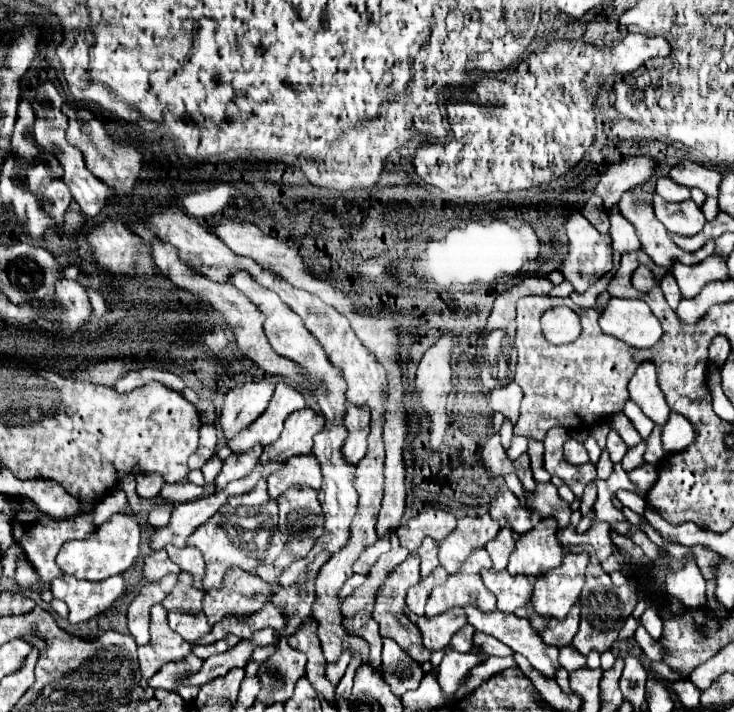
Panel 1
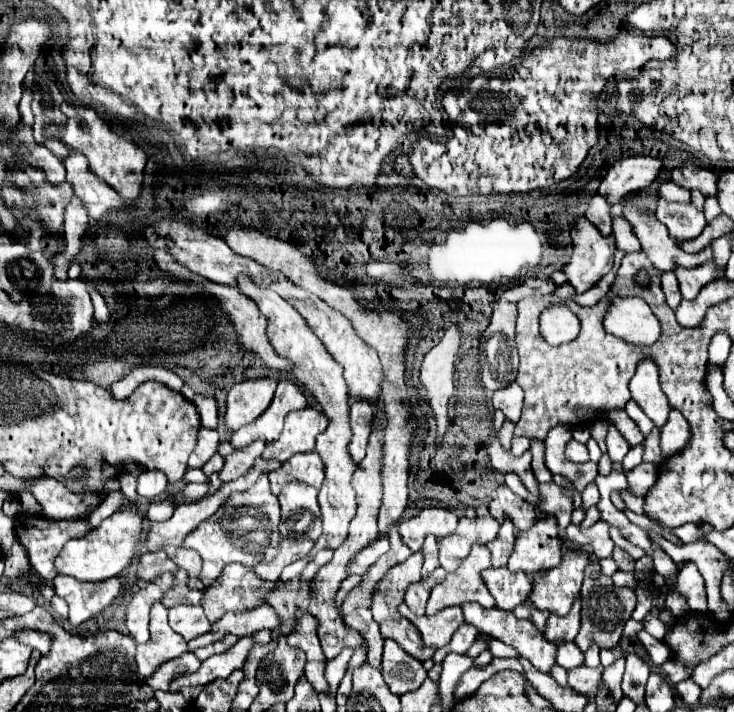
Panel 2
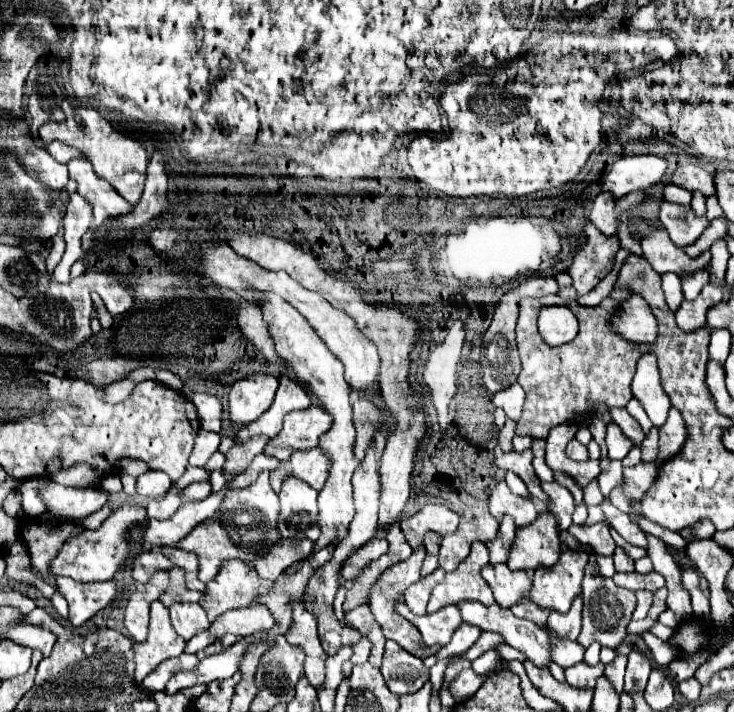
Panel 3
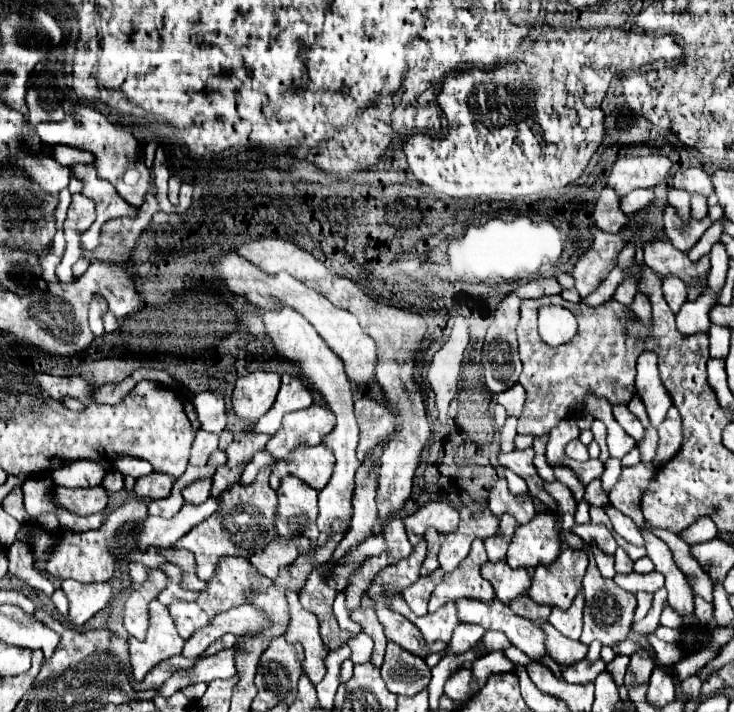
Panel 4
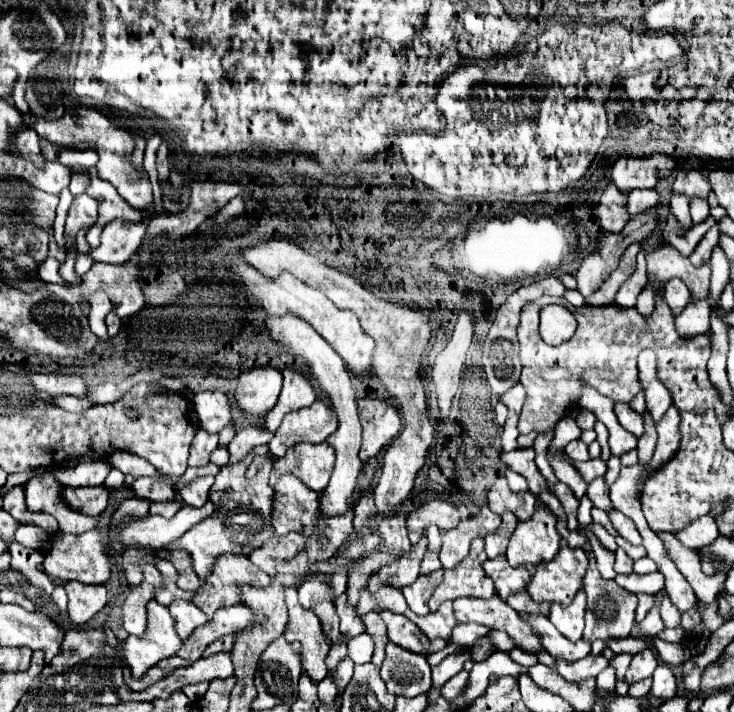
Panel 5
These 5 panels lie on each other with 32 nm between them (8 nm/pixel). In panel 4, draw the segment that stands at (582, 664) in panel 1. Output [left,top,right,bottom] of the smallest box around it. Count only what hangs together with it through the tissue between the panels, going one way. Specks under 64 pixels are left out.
[536,620,588,666]

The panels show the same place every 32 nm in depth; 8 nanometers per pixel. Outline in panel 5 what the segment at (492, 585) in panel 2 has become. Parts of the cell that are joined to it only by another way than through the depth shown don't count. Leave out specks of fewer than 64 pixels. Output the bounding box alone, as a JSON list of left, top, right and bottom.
[484,556,530,600]

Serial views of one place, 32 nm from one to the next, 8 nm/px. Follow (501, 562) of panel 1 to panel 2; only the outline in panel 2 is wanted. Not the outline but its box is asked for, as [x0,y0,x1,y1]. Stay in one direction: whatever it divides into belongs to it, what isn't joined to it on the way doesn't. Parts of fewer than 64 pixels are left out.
[486,520,516,568]

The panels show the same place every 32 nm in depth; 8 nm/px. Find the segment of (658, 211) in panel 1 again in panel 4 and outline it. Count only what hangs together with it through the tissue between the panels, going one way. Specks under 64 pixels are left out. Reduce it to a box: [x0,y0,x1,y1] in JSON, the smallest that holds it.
[662,204,712,252]

